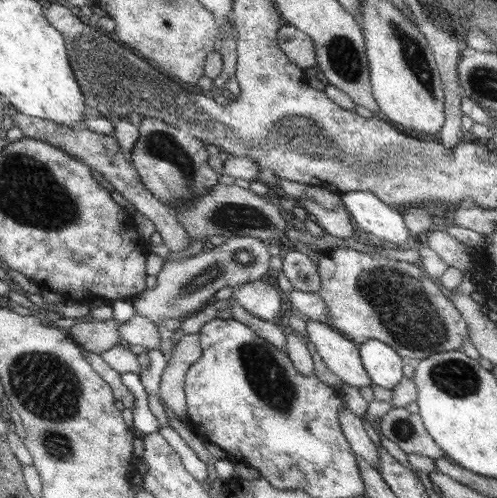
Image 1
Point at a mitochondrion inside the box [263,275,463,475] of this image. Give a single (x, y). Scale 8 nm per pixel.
(402, 428)

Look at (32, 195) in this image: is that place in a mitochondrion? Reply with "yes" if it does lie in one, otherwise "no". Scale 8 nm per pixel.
yes

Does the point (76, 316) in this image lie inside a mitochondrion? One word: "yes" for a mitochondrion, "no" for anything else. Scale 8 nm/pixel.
no

